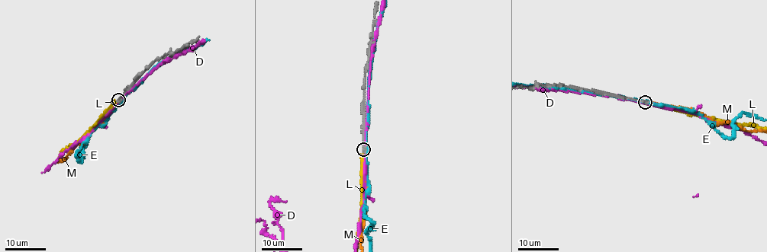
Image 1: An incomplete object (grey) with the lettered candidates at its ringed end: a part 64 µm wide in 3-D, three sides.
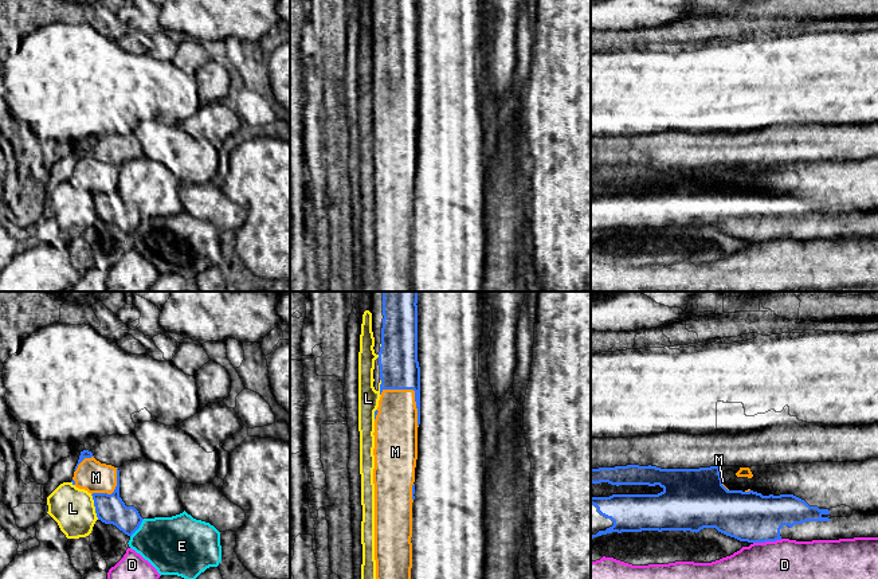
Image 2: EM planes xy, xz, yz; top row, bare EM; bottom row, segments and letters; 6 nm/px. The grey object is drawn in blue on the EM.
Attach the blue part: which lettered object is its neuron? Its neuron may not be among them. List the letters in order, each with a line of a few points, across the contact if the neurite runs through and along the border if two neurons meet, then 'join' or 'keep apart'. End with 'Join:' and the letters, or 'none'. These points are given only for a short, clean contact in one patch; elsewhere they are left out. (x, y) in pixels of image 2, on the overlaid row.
D: keep apart
E: keep apart
L: keep apart
M: join
Join: M

